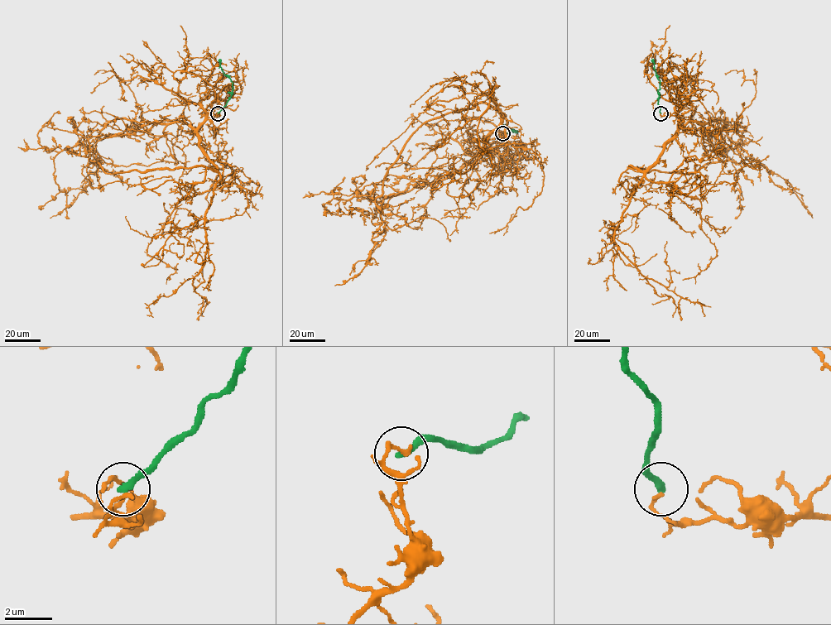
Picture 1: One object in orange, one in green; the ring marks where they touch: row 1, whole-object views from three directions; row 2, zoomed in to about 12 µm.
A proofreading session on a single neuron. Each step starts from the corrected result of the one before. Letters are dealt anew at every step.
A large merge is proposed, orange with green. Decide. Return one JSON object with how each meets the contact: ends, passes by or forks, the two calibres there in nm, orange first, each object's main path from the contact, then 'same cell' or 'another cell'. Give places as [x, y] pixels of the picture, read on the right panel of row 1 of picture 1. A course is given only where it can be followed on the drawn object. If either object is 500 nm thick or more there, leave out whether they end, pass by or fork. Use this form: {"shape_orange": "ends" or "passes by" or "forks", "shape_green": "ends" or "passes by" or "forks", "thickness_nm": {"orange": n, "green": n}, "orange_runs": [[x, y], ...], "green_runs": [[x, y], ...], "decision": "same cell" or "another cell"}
{"shape_orange": "ends", "shape_green": "ends", "thickness_nm": {"orange": 150, "green": 280}, "orange_runs": [[660, 113], [677, 116], [678, 127], [646, 177], [699, 200], [701, 229], [716, 254], [704, 270], [682, 280]], "green_runs": [[660, 113], [657, 91], [660, 80], [652, 59]], "decision": "another cell"}

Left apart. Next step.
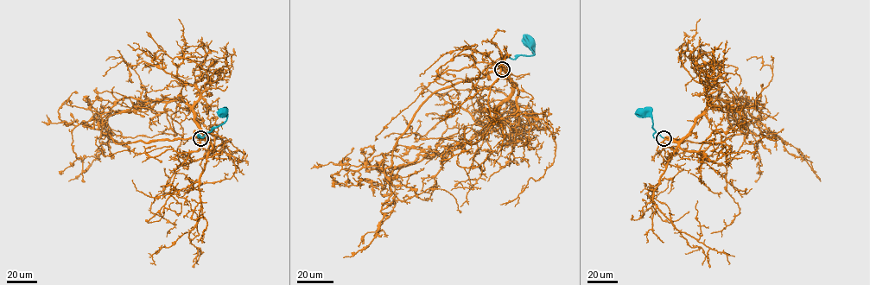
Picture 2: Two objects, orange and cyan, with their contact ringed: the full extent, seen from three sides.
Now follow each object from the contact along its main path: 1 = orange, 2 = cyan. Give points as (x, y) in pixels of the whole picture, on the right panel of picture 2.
1: (663, 138), (720, 143), (735, 135), (774, 133), (790, 153), (806, 161), (821, 181)
2: (663, 138), (658, 135), (653, 137), (656, 131), (653, 121), (643, 112)

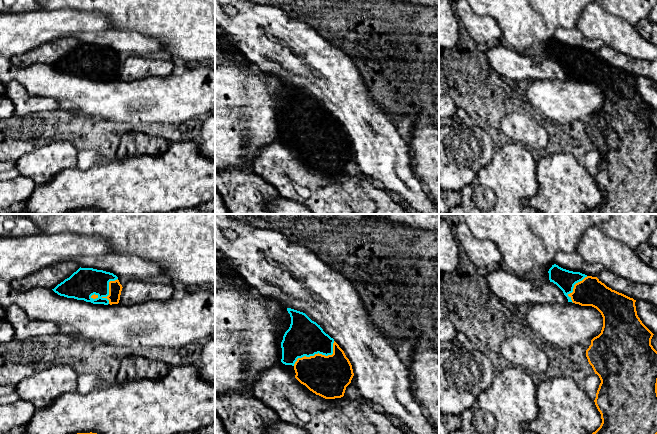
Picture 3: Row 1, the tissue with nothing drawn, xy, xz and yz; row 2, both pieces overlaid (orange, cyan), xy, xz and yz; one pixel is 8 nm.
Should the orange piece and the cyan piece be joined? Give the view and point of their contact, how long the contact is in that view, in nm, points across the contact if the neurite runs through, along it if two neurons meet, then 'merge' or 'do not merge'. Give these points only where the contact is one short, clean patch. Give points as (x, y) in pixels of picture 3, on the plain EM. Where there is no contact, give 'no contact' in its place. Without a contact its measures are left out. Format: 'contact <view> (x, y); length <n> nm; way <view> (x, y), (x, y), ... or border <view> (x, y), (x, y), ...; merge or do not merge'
contact xz (318, 129); length 380 nm; merge

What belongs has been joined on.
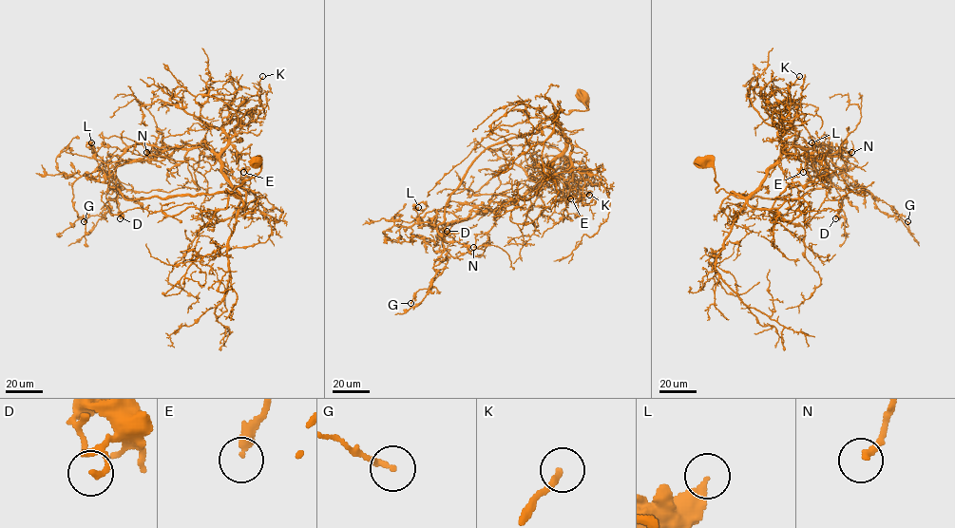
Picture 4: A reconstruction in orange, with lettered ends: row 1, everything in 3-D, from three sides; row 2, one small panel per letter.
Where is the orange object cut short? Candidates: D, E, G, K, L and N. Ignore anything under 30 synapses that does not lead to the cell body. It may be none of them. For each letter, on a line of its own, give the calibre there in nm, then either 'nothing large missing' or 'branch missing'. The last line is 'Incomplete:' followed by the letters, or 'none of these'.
D: 180 nm | nothing large missing
E: 280 nm | nothing large missing
G: 200 nm | nothing large missing
K: 180 nm | nothing large missing
L: 320 nm | branch missing
N: 220 nm | nothing large missing
Incomplete: L

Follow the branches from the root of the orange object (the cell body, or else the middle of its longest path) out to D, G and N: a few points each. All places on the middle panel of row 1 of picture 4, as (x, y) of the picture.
D: (582, 98), (586, 110), (554, 116), (563, 135), (544, 127), (488, 146), (446, 203), (445, 241), (447, 231)
G: (582, 98), (586, 110), (554, 116), (563, 135), (539, 128), (474, 160), (437, 226), (436, 274), (410, 303)
N: (582, 98), (586, 110), (559, 111), (552, 119), (565, 148), (477, 235), (473, 247)

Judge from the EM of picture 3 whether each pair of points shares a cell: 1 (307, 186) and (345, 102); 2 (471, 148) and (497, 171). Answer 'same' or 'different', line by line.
1: different
2: different

